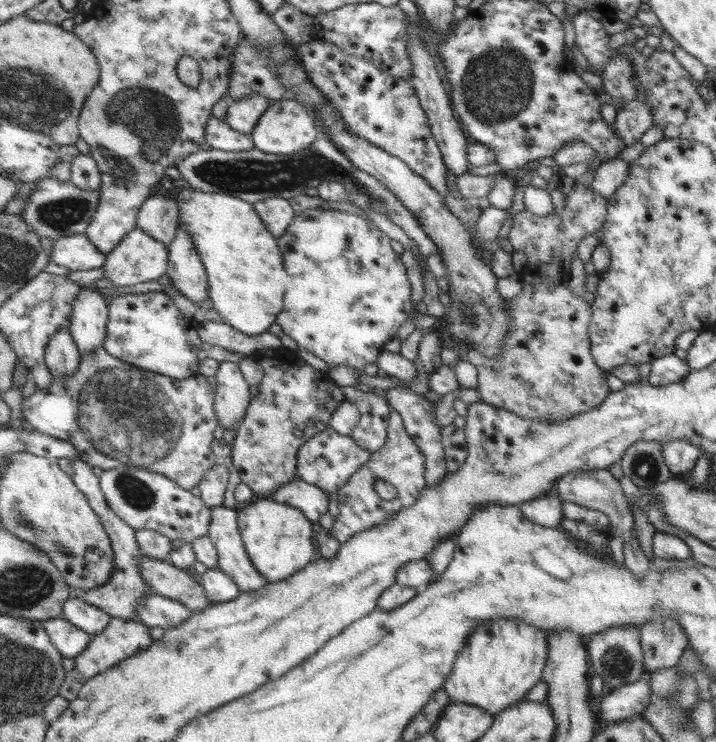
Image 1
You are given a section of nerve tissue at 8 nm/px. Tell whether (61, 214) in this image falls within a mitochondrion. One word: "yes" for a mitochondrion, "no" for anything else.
yes

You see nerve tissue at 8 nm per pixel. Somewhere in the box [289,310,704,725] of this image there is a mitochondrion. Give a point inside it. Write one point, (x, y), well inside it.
(615, 662)

